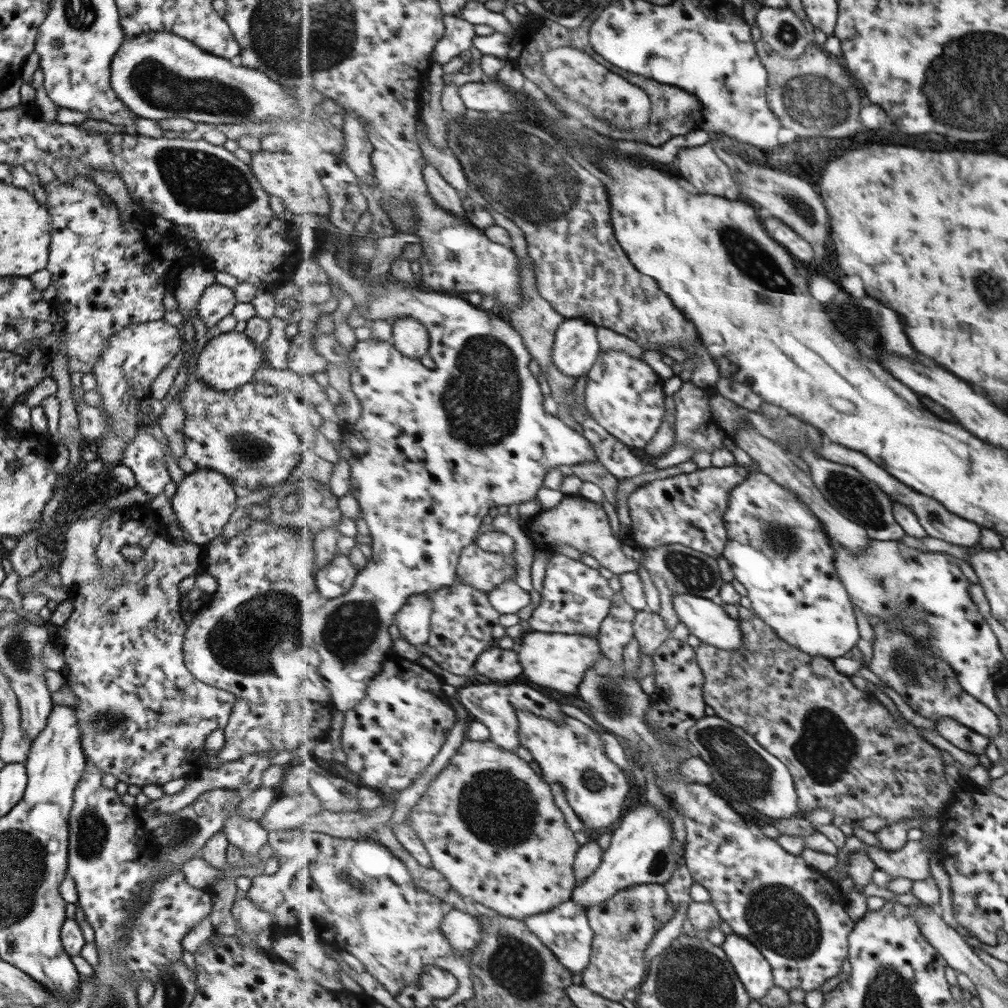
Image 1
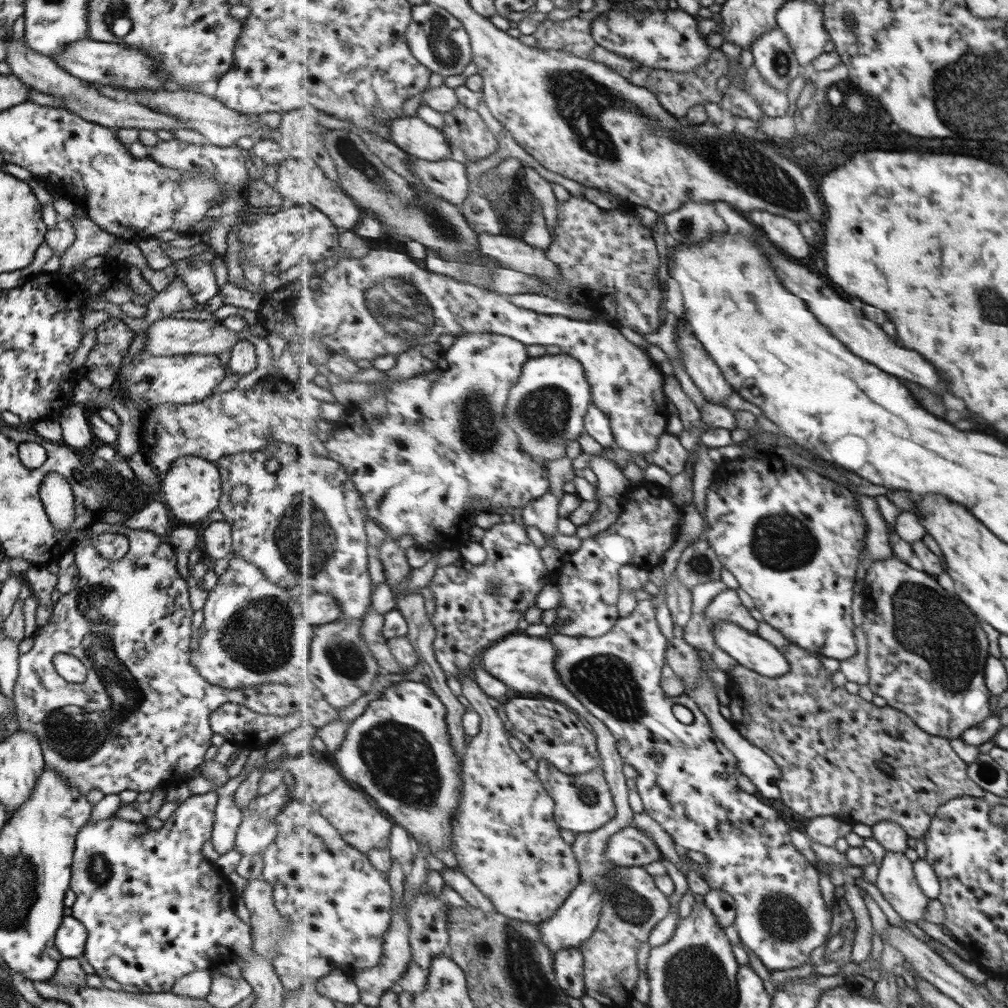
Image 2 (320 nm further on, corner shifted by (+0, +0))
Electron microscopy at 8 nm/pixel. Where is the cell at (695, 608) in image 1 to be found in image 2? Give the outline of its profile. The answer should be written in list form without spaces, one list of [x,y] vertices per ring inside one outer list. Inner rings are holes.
[[[719,623],[712,626],[711,632],[719,647],[742,667],[751,668],[769,678],[779,678],[790,673],[792,666],[784,652],[756,633],[735,623]]]

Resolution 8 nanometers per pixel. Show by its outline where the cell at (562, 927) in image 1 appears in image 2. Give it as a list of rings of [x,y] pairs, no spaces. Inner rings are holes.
[[[582,947],[564,948],[555,954],[554,967],[561,988],[573,998],[586,994],[585,967]]]

